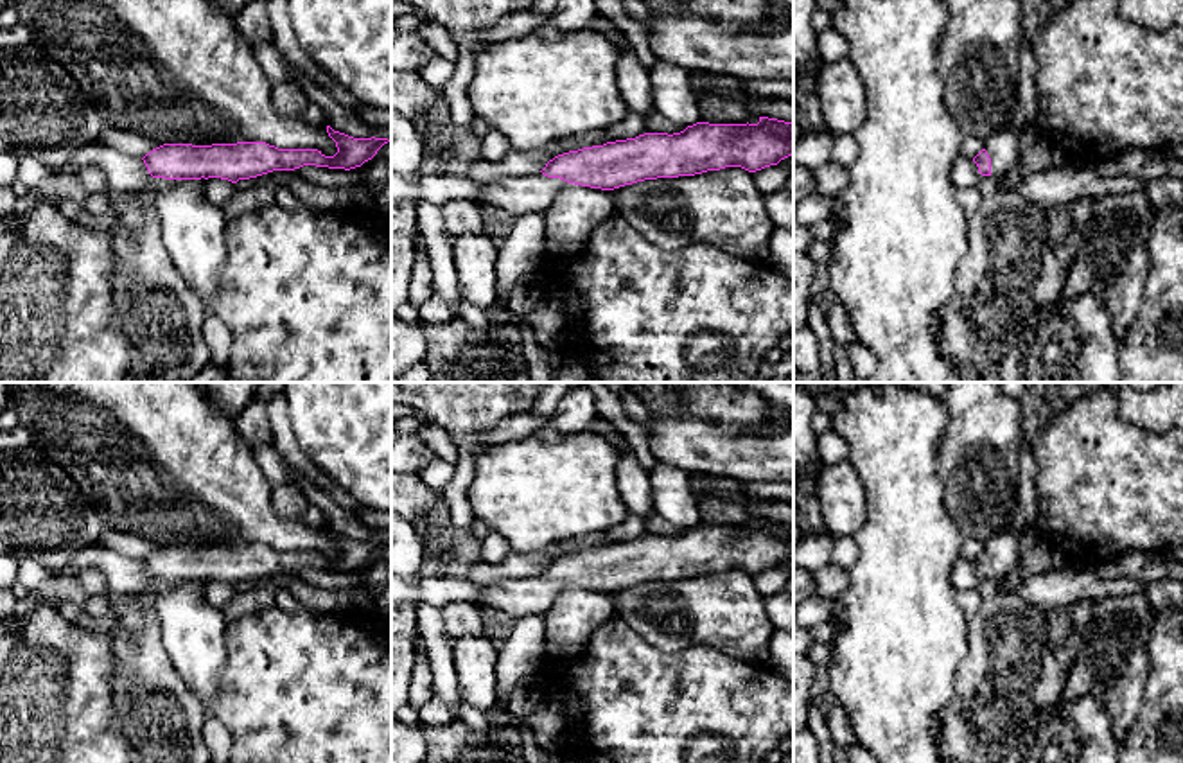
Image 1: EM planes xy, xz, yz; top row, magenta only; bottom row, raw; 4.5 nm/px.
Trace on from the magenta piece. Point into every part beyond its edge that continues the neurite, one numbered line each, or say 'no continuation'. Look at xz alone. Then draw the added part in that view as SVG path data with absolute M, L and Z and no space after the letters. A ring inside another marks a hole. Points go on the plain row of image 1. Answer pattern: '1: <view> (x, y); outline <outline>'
1: xz (517, 596); outline M533 574L528 578L503 578L479 587L481 596L476 601L479 609L499 609L512 618L522 618L546 614L567 583Z

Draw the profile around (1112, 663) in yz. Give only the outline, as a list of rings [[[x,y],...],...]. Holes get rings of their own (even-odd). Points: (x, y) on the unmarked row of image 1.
[[[1144,592],[1095,600],[1091,621],[1082,630],[1077,661],[1066,673],[1063,700],[1084,695],[1106,700],[1117,745],[1124,741],[1140,709],[1147,673],[1147,639],[1156,609]]]

